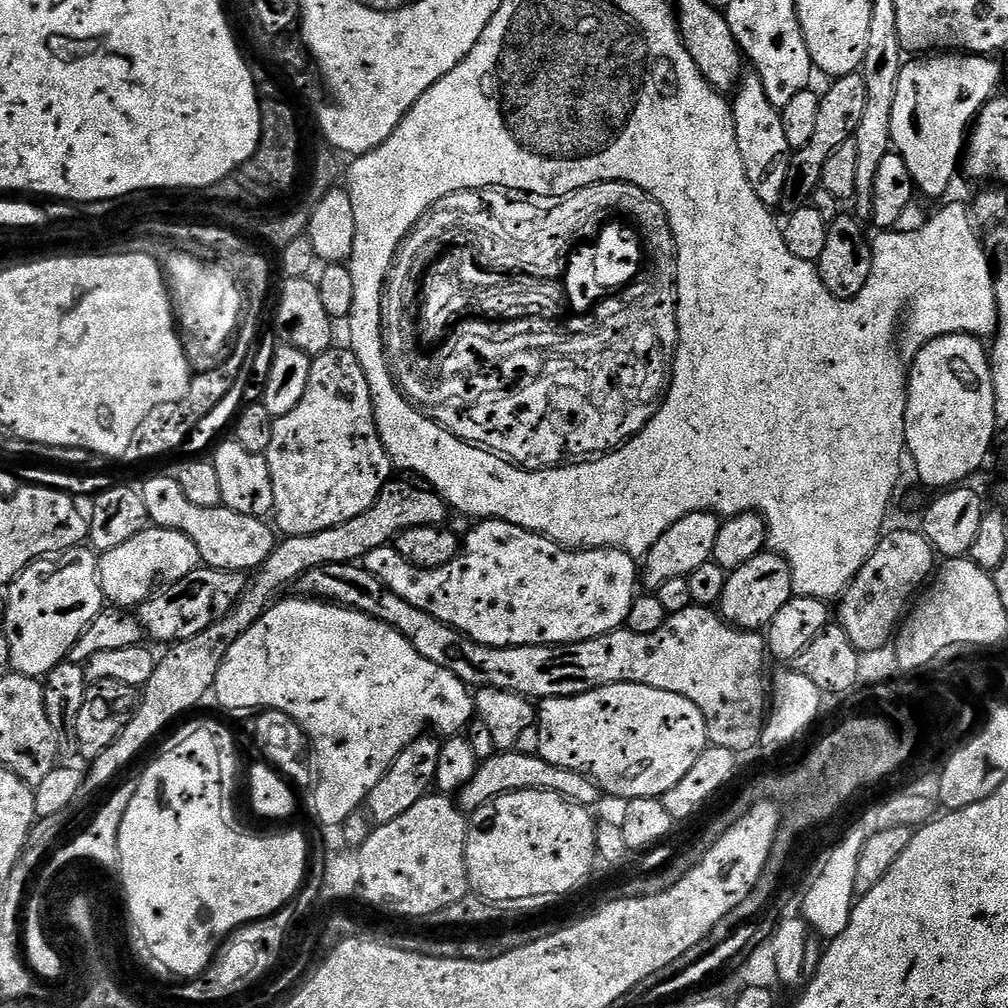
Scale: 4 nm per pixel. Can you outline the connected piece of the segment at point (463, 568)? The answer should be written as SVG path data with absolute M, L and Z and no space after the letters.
M480 520L477 525L469 530L468 537L463 537L460 555L441 568L426 570L410 566L392 546L370 550L364 556L362 567L394 590L398 598L406 598L410 606L434 614L434 618L454 626L474 642L495 648L586 642L627 625L630 606L638 595L637 557L617 548L565 548L549 536L539 536L505 520Z

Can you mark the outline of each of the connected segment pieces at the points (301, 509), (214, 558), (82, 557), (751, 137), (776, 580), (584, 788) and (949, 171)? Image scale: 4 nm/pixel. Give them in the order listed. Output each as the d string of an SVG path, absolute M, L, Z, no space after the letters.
M333 346L322 354L312 357L310 379L306 381L306 391L302 393L302 399L298 401L298 406L294 406L294 410L290 410L290 414L282 414L274 419L274 434L270 437L270 446L266 455L270 466L270 482L274 482L274 506L272 507L274 524L284 536L318 534L322 530L330 530L342 522L350 522L350 518L358 518L358 514L362 514L366 510L370 510L370 506L374 506L380 491L393 479L394 465L378 434L378 426L374 418L374 402L370 394L370 382L366 382L366 374L362 371L362 366L358 363L358 358L353 354L351 347L343 347Z
M175 475L152 476L145 484L141 483L139 489L142 502L146 502L149 521L155 527L178 530L178 534L186 534L186 538L190 538L190 542L198 546L200 559L207 567L247 573L260 568L262 562L266 562L266 558L270 558L270 554L276 549L278 536L267 519L238 514L223 506L194 506L194 502L186 498L182 486L178 486Z
M91 547L71 548L35 560L8 585L2 634L10 646L11 671L43 678L54 666L68 660L74 642L82 638L86 626L90 626L106 607L99 565L97 553Z
M748 74L741 79L740 87L731 97L734 130L738 134L738 150L742 154L742 166L746 166L746 178L754 186L754 194L762 198L767 208L775 209L784 197L786 176L790 174L790 158L793 148L786 142L786 133L782 131L780 109L775 108L766 98L762 78Z
M765 550L750 558L750 562L728 572L726 590L722 590L718 611L735 628L743 628L745 632L760 632L767 629L774 614L778 614L778 610L782 610L782 606L786 606L793 595L792 567L777 552Z
M498 750L490 758L481 760L474 778L466 782L466 786L458 793L458 803L460 811L465 814L476 812L484 804L489 804L494 798L505 796L511 792L521 792L522 790L542 790L543 792L553 792L559 796L564 796L572 800L575 804L593 806L602 797L602 789L595 780L584 776L574 770L566 770L562 766L554 766L546 762L538 754L532 756L528 752L518 752L519 750Z
M947 53L905 63L895 91L891 136L921 197L946 195L956 172L958 176L968 127L997 91L1000 66L993 60L984 54Z

